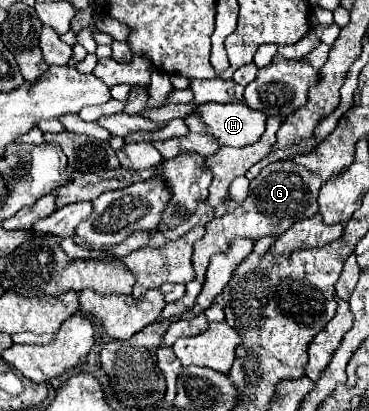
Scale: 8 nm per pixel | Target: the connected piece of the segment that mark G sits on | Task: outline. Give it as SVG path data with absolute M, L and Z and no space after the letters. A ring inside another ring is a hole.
M282 160L282 162L274 162L268 164L266 168L262 168L262 172L250 182L250 194L246 198L246 202L236 208L232 214L224 214L220 218L212 218L206 224L206 234L194 244L194 270L196 270L196 278L192 282L186 284L186 294L176 300L170 302L164 310L162 310L162 318L160 320L170 320L174 316L182 316L188 310L194 308L196 298L202 290L204 278L206 278L206 268L208 268L208 260L212 254L218 252L226 252L226 248L230 246L230 240L234 238L254 238L260 240L264 234L282 234L286 232L286 228L290 228L290 224L302 220L302 218L310 218L318 212L318 190L322 186L322 178L316 176L314 172L310 172L308 168L302 168L298 164L294 164L292 160Z

